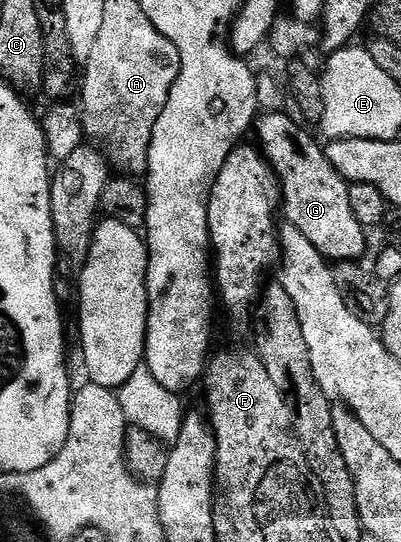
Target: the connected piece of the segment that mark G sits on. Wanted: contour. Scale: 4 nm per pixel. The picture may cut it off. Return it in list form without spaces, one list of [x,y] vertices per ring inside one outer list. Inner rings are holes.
[[[285,111],[268,112],[256,124],[257,143],[270,163],[280,189],[280,212],[286,215],[285,223],[296,226],[296,230],[300,230],[300,234],[304,234],[304,238],[308,238],[326,260],[361,261],[366,252],[368,232],[352,214],[349,202],[351,185],[336,171],[332,162],[328,162],[323,145],[318,145],[305,132],[305,127],[298,128],[299,121],[293,115],[286,115]]]

